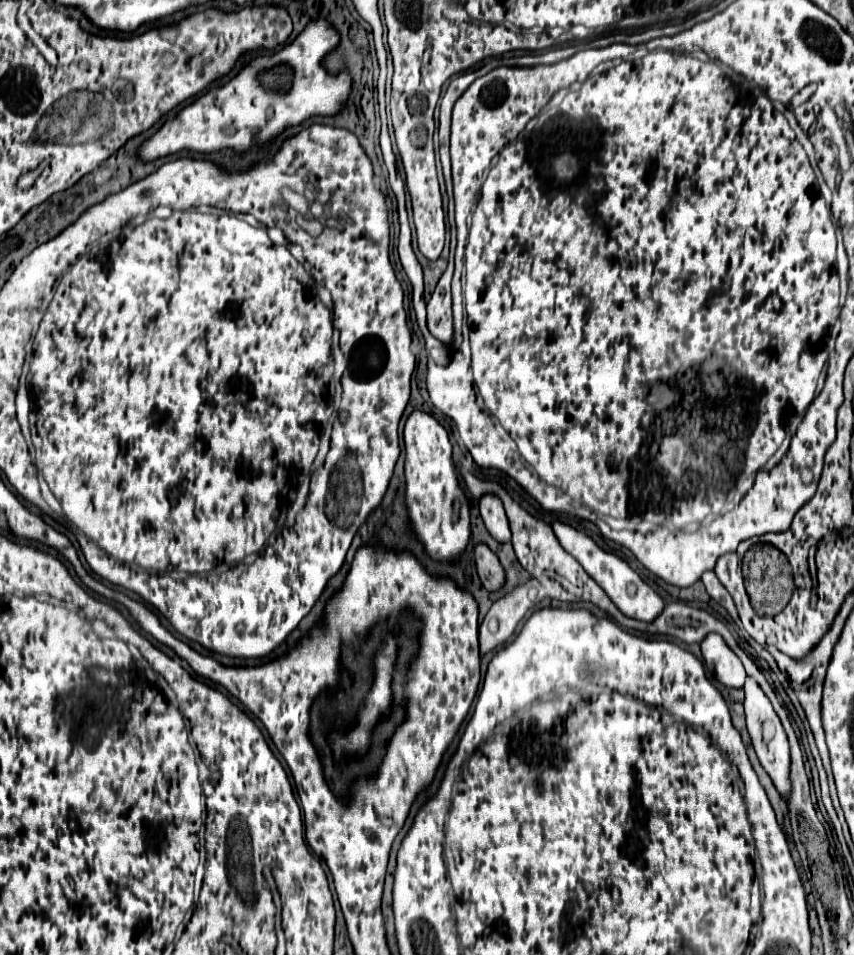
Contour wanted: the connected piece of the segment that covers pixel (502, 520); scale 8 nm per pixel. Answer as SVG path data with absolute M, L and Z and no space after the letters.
M484 495L480 499L480 515L484 519L484 525L488 529L488 533L498 541L498 543L506 543L510 541L510 529L508 529L508 517L504 511L502 501L498 499L498 495Z

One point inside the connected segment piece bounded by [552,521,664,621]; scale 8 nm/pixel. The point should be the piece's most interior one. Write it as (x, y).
(630, 594)

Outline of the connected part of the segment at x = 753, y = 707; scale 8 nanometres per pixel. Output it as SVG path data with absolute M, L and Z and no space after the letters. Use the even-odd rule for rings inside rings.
M746 677L744 683L744 711L746 711L746 725L748 725L748 733L752 739L752 745L756 749L756 755L762 763L762 767L768 771L768 775L772 777L776 789L780 791L780 795L786 799L790 793L790 779L788 779L788 765L790 765L790 749L788 749L788 739L786 733L782 729L782 723L770 703L770 699L766 697L766 693L760 689L760 685L756 683L754 677Z

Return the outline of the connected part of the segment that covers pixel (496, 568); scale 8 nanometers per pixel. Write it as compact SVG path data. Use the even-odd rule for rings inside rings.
M476 543L474 557L476 557L476 569L478 569L478 577L480 577L482 585L488 591L500 589L500 585L504 583L504 569L502 569L498 557L490 551L490 547L484 543Z

